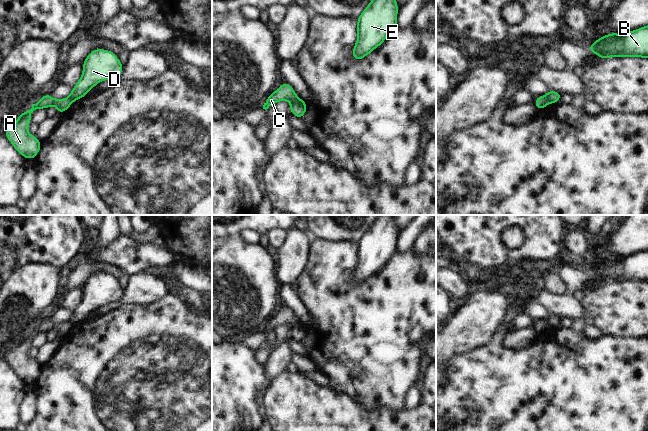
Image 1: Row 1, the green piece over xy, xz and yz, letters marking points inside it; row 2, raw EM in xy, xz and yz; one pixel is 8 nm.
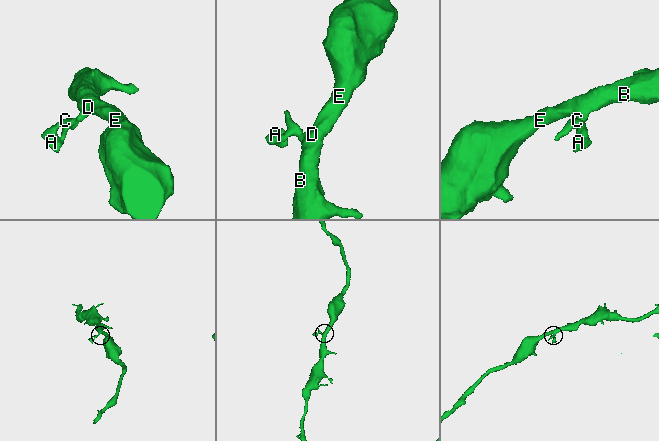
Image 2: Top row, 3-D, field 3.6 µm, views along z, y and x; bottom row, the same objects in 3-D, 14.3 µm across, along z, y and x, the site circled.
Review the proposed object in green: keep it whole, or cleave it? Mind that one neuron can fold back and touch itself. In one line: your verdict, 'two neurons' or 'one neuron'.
two neurons

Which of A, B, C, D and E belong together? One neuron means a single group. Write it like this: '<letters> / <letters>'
A C / B D E

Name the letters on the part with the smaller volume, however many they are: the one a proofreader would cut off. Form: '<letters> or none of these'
A, C

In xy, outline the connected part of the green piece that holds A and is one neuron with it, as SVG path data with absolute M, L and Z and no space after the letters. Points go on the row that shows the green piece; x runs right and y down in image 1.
M51 94L43 95L37 104L32 104L32 108L23 111L17 121L6 129L5 137L10 141L15 150L25 159L35 159L41 149L41 141L28 133L28 125L31 123L31 114L36 109L47 109L56 106L57 112L63 114L71 105L71 98L54 99Z

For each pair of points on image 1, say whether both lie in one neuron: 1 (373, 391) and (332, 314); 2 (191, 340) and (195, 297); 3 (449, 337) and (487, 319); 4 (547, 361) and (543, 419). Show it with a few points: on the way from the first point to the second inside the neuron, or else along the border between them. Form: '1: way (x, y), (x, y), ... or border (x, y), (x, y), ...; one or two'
1: way (373, 372), (373, 359), (351, 333); one
2: border (178, 294), (189, 304), (201, 310); two
3: way (458, 336), (478, 319); one
4: way (547, 375), (547, 405); one

